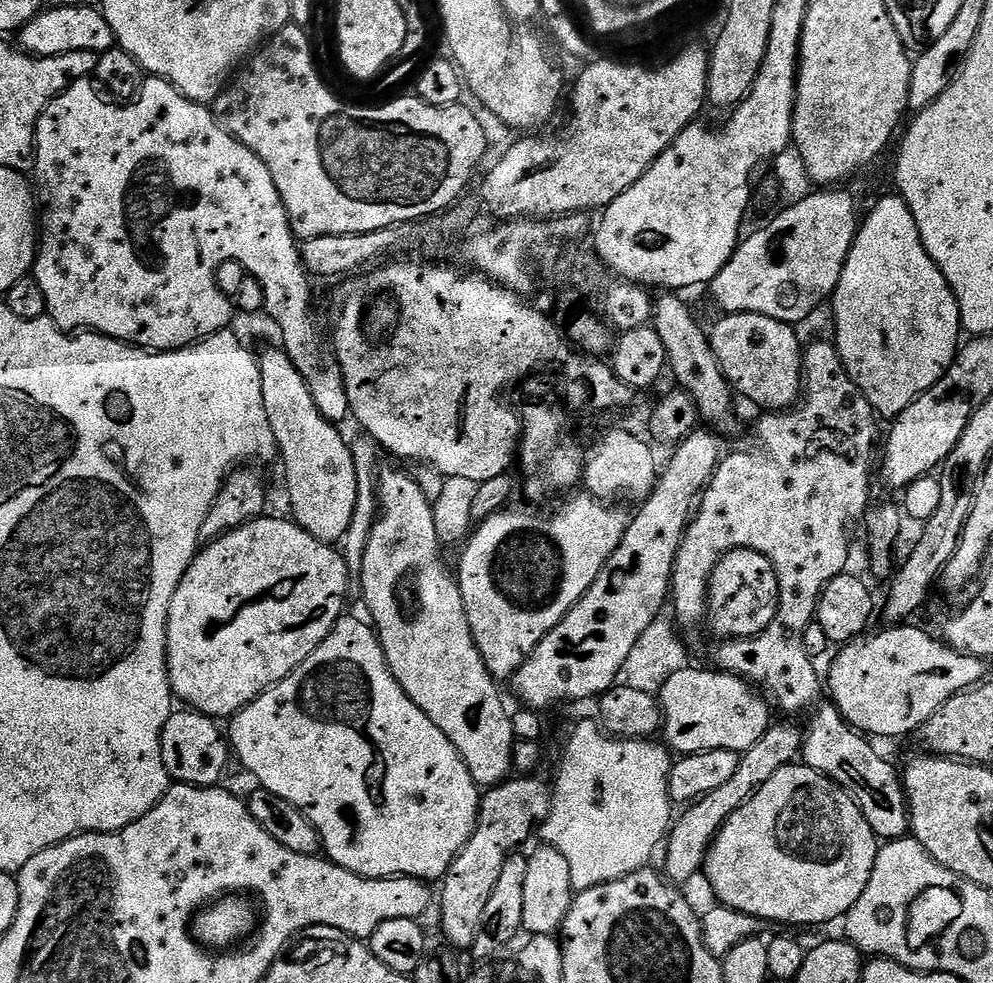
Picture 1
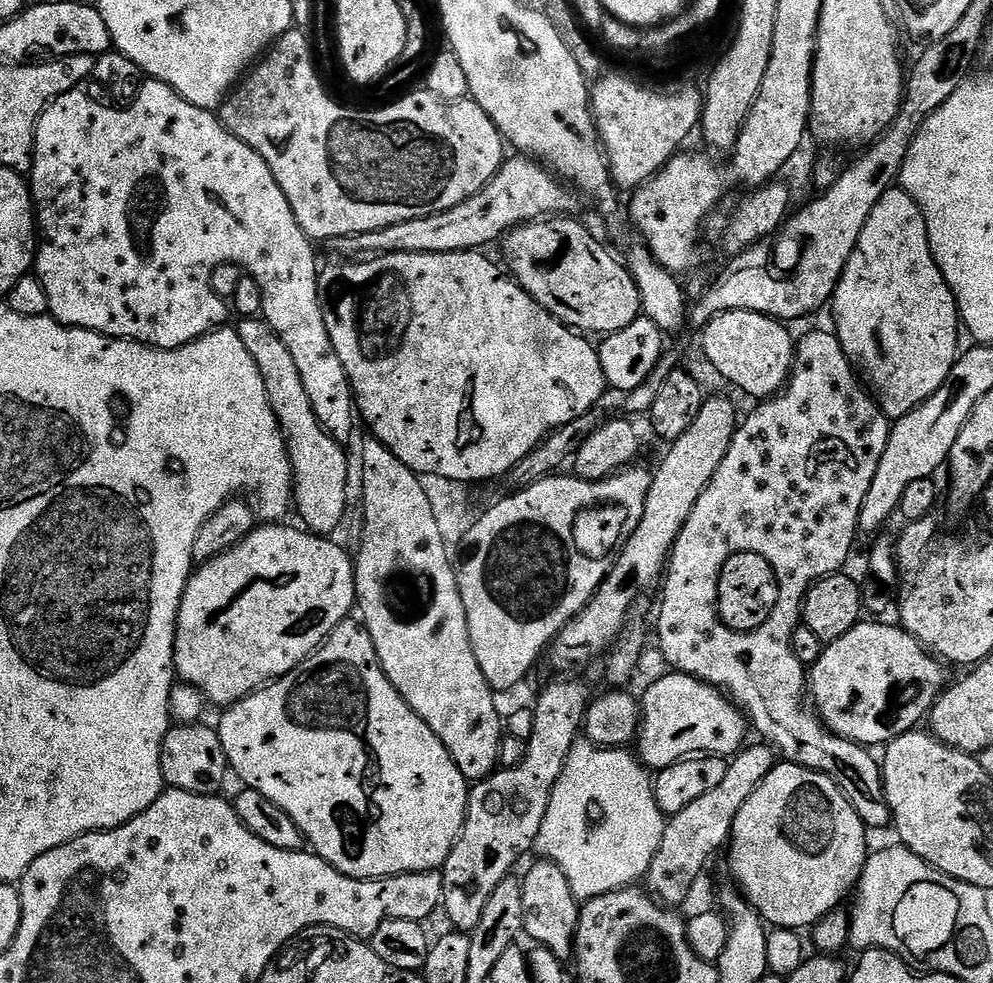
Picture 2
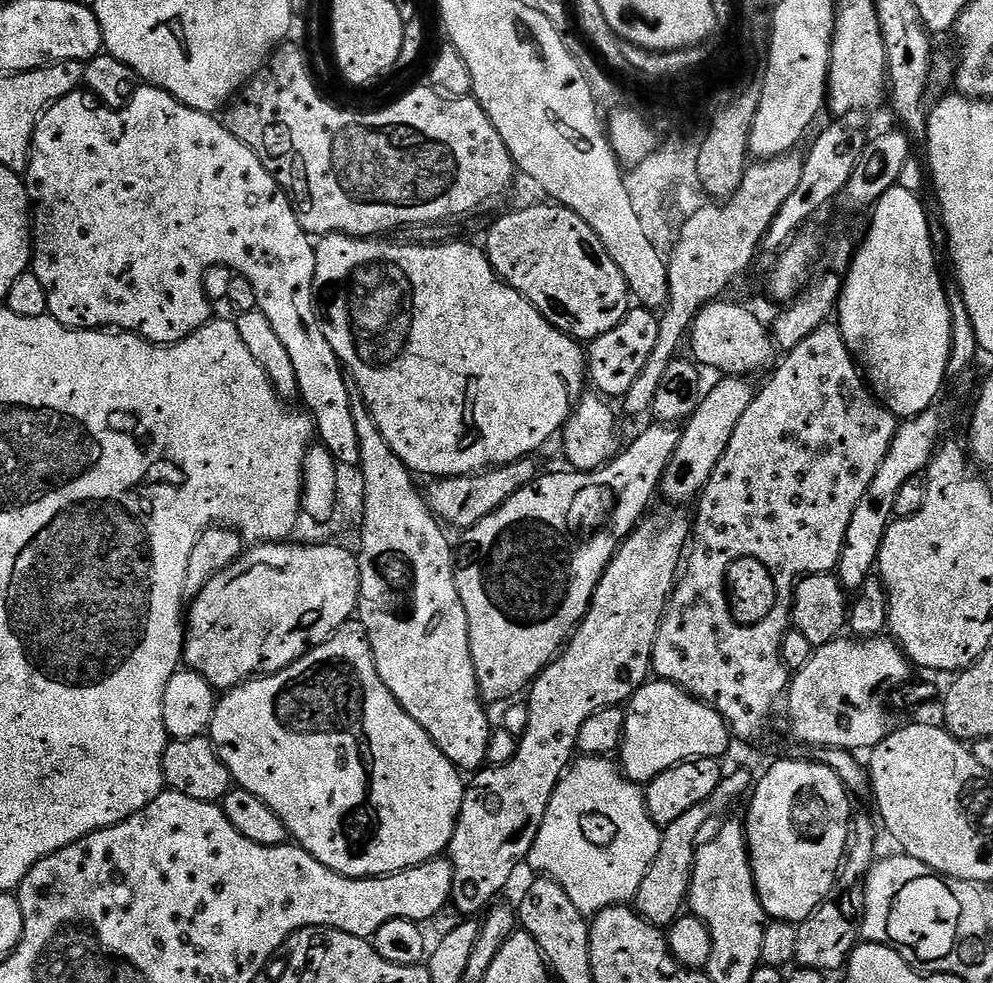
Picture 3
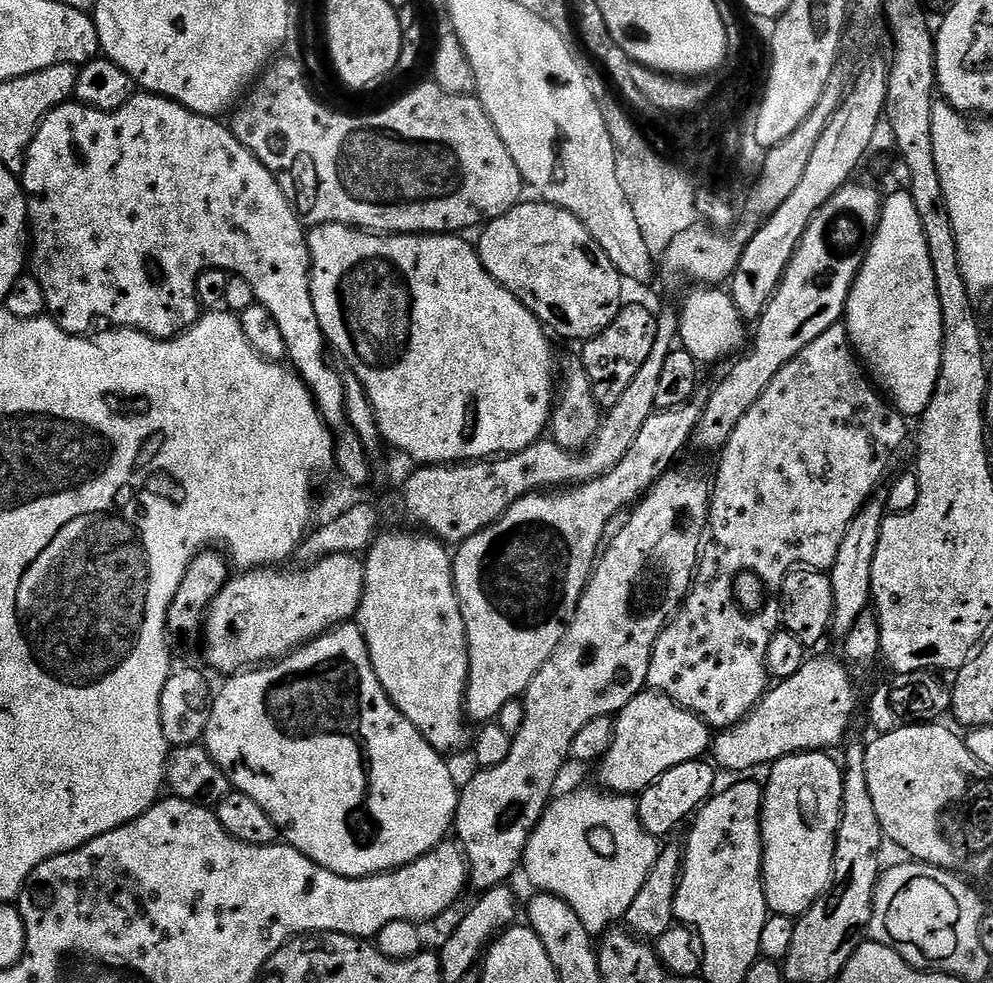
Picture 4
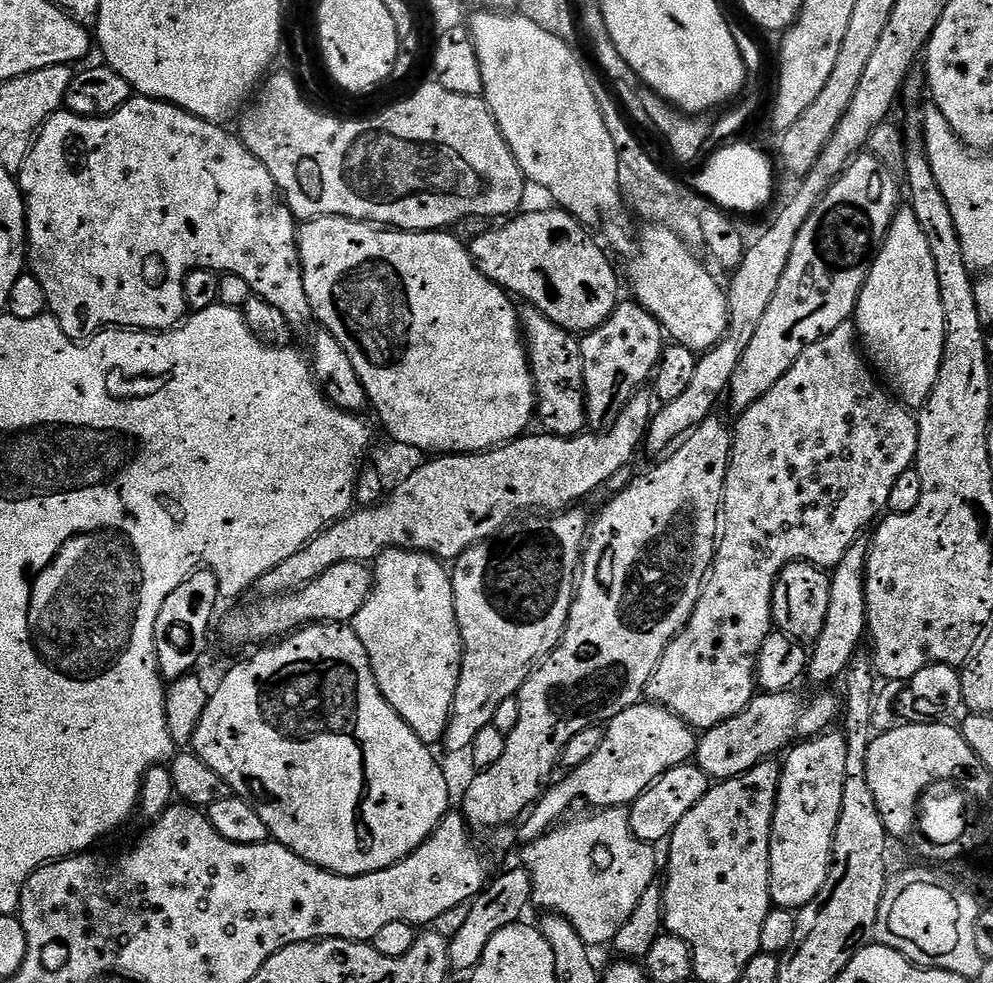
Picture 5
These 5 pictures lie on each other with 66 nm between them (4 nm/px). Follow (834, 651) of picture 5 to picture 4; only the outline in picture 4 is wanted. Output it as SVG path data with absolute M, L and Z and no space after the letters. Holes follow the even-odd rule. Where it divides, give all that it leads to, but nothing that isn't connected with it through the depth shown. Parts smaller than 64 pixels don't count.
M873 498L864 505L862 511L850 522L850 530L846 530L846 538L842 538L842 547L838 549L838 558L834 558L834 566L830 569L834 586L834 614L832 615L831 635L843 638L850 634L855 620L862 613L869 611L872 604L872 567L874 554L878 550L878 538L882 534L882 522L886 508L879 499Z

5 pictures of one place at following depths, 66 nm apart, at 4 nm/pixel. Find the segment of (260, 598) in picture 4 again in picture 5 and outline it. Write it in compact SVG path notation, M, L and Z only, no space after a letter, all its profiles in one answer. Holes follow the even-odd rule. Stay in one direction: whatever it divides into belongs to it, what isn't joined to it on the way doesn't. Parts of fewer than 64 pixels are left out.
M359 560L350 562L338 562L338 566L330 566L326 574L322 574L314 582L310 582L299 592L294 592L286 596L275 598L264 598L261 604L248 604L245 608L240 608L237 612L232 612L224 620L224 636L232 644L252 644L255 640L260 642L272 642L277 638L283 638L305 624L315 624L317 622L351 622L362 610L366 598L372 589L372 568L367 563Z

